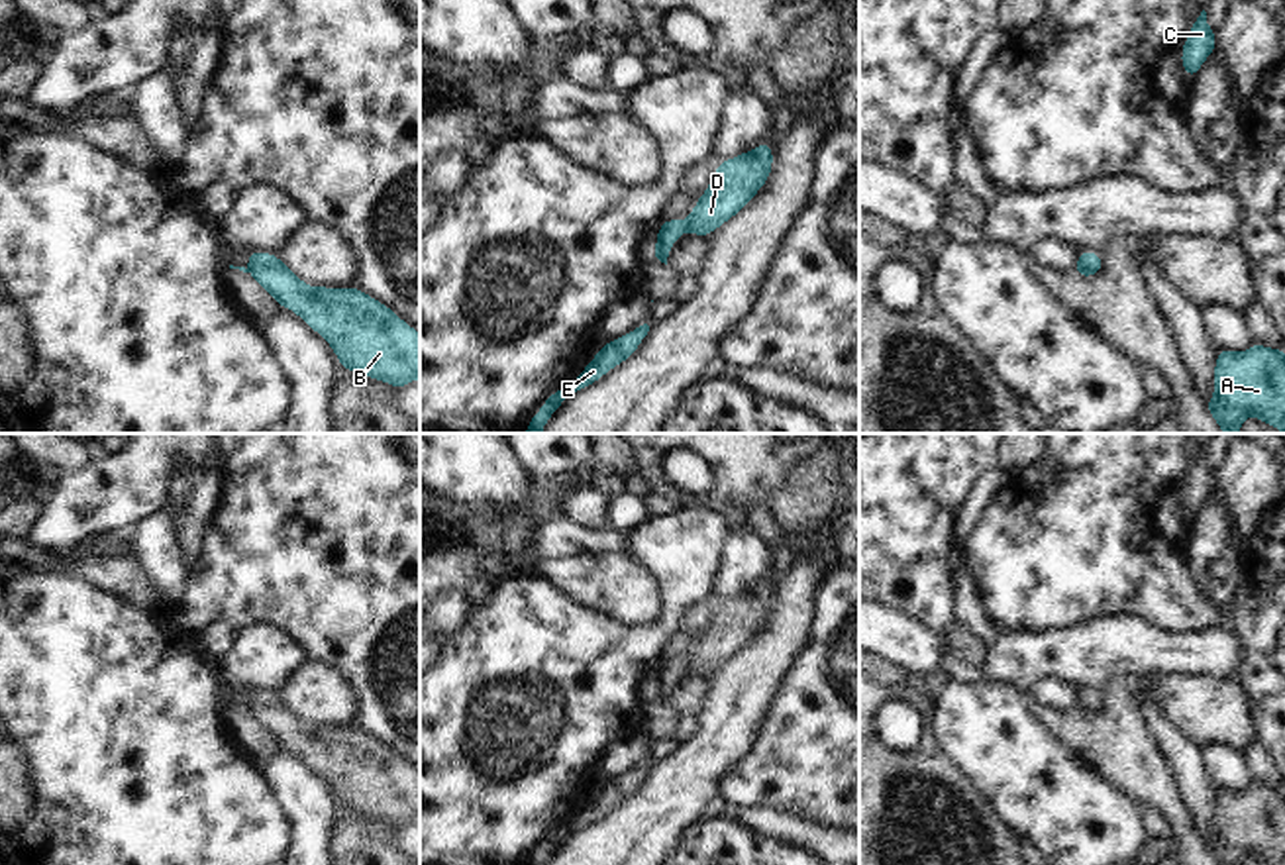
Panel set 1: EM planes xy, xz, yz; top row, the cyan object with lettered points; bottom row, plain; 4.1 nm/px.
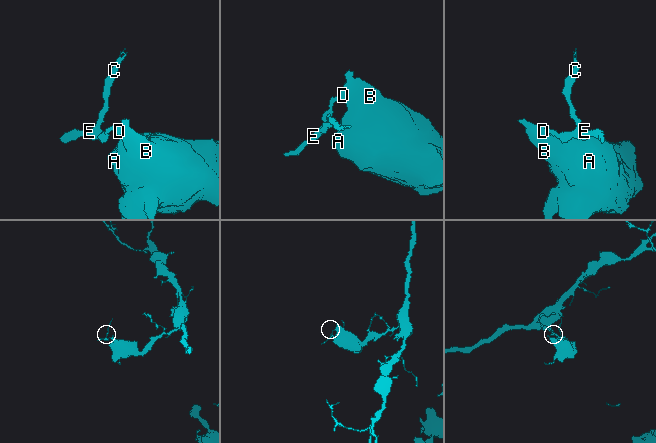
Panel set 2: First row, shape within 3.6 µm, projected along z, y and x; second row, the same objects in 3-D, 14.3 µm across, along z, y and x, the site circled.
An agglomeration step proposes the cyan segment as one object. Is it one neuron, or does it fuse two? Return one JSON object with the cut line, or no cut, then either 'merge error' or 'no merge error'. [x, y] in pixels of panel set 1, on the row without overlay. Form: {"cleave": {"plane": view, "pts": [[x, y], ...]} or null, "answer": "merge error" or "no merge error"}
{"cleave": {"plane": "xz", "pts": [[689, 658], [685, 667]]}, "answer": "merge error"}

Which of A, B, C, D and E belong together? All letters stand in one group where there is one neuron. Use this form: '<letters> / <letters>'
A B D / C E

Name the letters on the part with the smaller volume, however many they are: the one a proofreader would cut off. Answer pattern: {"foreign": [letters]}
{"foreign": ["C", "E"]}

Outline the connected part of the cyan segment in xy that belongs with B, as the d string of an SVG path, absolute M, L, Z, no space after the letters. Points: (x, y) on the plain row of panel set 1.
M249 690L249 714L273 736L277 745L292 749L312 771L320 773L337 794L337 804L394 828L420 818L420 773L394 749L355 726L308 726L283 698L265 690Z

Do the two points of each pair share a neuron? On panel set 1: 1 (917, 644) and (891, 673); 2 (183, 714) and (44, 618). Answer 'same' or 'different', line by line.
1: different
2: same

